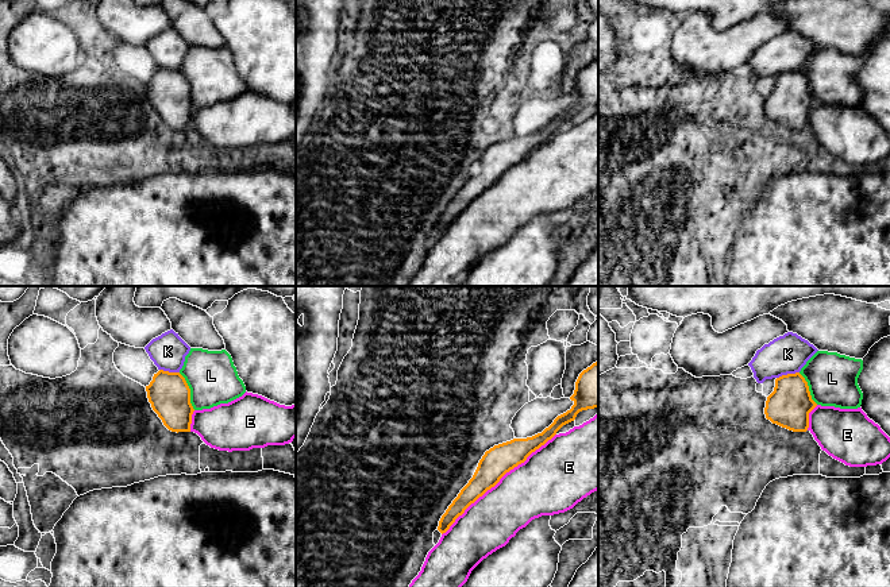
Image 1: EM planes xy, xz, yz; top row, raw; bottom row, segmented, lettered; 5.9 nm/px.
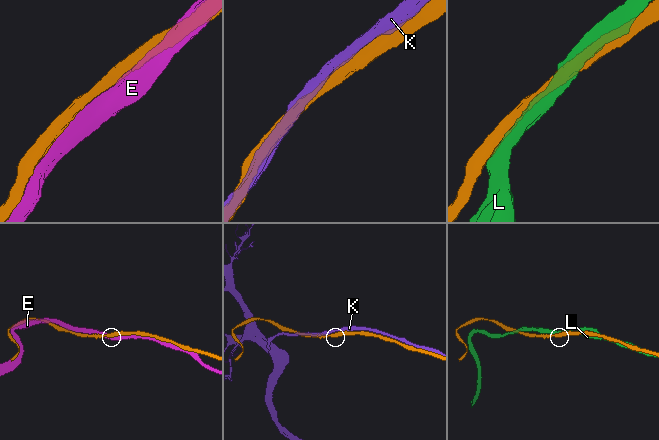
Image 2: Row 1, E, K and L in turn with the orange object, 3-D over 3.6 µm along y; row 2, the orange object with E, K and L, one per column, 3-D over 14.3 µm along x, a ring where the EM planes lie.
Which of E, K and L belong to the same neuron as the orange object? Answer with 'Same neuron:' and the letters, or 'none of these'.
Same neuron: E

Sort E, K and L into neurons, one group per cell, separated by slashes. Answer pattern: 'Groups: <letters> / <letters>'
Groups: E / K / L

